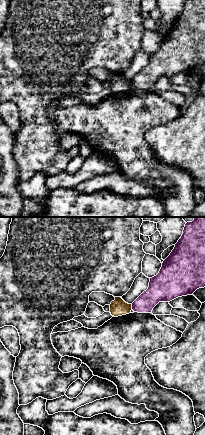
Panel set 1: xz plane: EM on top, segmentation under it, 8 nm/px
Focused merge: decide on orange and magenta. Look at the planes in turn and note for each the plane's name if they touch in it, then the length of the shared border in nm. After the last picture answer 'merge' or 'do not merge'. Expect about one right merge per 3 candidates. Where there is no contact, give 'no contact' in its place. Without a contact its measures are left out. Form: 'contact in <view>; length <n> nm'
contact in xz; length 50 nm

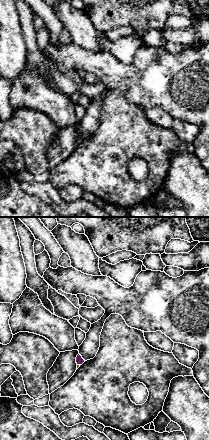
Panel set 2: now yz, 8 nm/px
contact in yz; length 30 nm

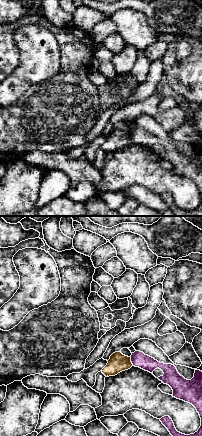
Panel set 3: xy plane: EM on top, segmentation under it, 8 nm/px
contact in xy; length 80 nm

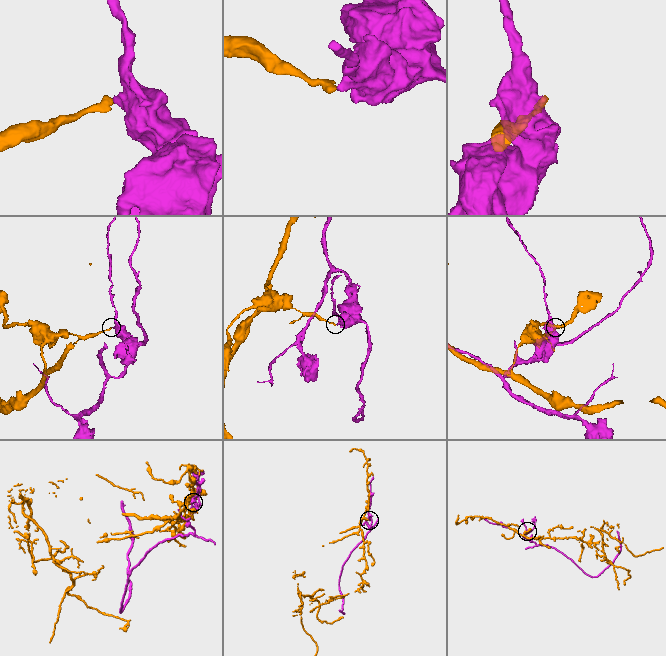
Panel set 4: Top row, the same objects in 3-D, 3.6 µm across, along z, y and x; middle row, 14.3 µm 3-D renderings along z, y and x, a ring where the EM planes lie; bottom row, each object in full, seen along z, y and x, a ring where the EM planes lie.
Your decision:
do not merge

